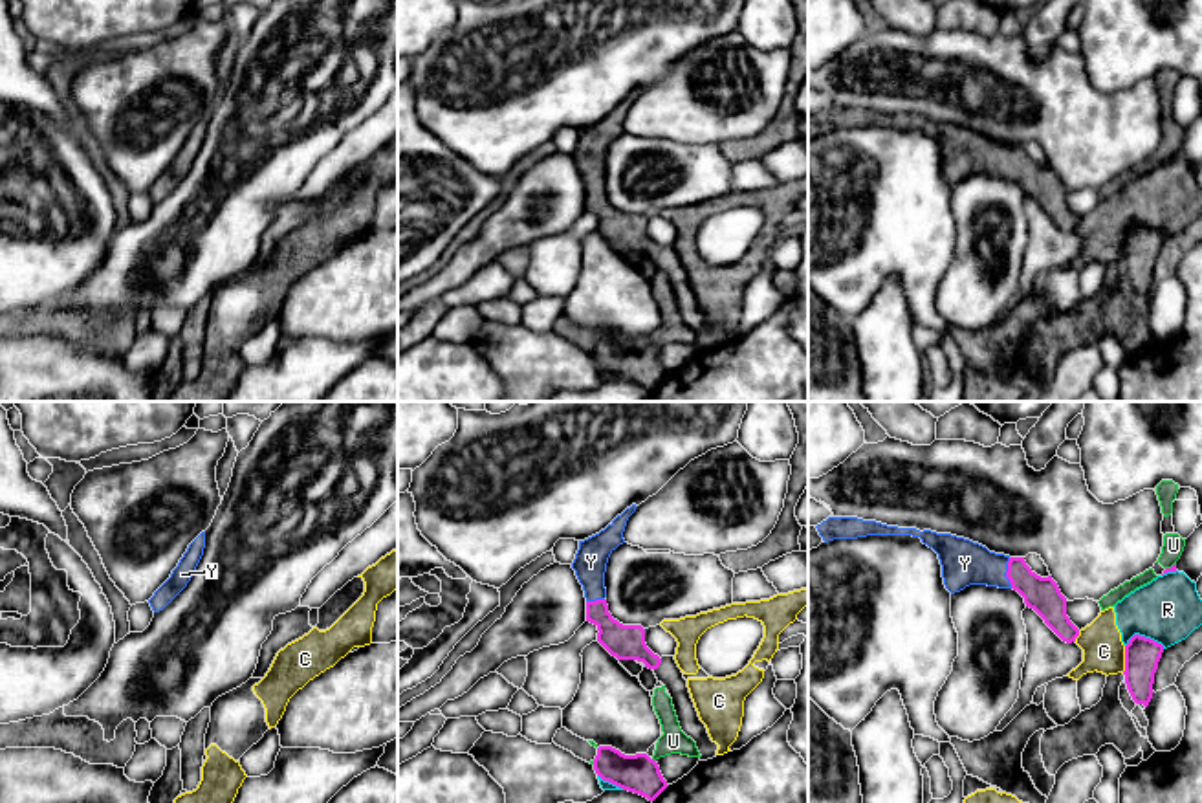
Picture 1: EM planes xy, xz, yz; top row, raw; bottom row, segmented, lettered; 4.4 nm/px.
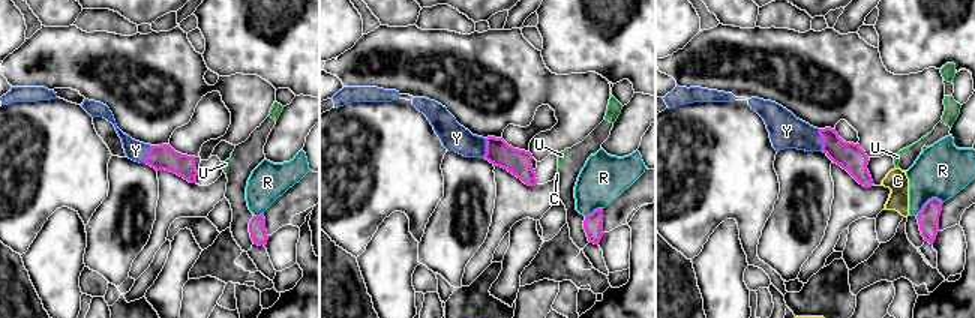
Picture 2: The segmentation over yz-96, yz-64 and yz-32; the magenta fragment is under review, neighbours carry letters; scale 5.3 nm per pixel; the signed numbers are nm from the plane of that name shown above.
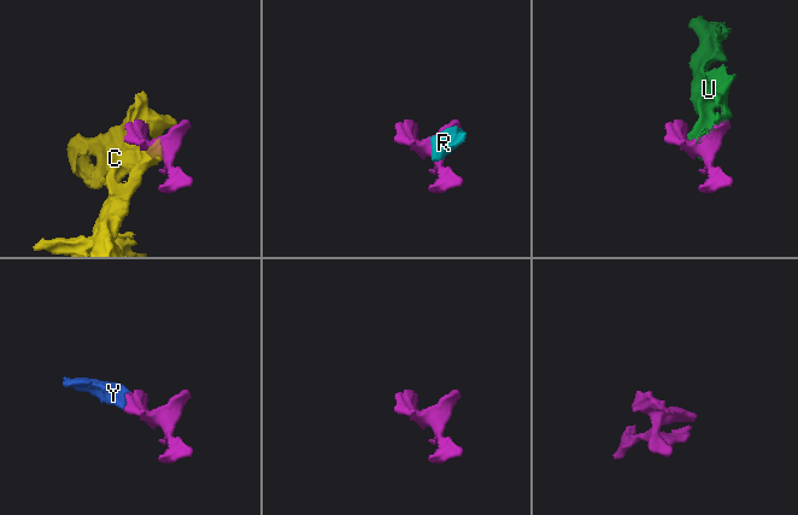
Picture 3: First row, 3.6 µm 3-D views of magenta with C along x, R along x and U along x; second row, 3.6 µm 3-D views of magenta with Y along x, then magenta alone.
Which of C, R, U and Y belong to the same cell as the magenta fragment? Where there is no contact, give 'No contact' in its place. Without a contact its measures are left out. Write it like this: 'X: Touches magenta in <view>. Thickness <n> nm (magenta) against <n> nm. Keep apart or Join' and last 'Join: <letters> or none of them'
C: Touches magenta in yz. Thickness 160 nm (magenta) against 190 nm. Keep apart
R: Touches magenta in yz. Thickness 160 nm (magenta) against 280 nm. Keep apart
U: Touches magenta in yz. Thickness 30 nm (magenta) against 100 nm. Keep apart
Y: Touches magenta in yz. Thickness 150 nm (magenta) against 200 nm. Join
Join: Y

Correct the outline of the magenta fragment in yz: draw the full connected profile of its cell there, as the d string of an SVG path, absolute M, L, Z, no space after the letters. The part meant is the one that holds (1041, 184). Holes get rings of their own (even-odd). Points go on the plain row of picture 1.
M828 106L815 117L825 132L867 125L920 126L938 143L944 174L951 183L969 174L1013 178L1024 187L1026 196L1033 198L1063 231L1072 233L1079 226L1079 218L1066 205L1066 187L1057 172L1052 165L1037 165L1024 147L995 143L978 132L951 123L887 116L858 106Z

